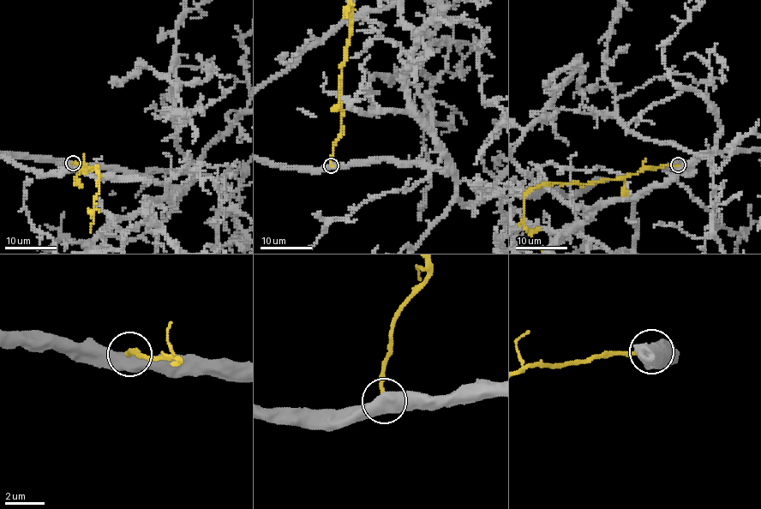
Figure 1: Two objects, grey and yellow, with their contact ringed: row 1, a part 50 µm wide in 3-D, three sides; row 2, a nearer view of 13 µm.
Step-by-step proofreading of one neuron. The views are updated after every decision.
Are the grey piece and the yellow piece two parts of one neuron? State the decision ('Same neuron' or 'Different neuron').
Different neuron

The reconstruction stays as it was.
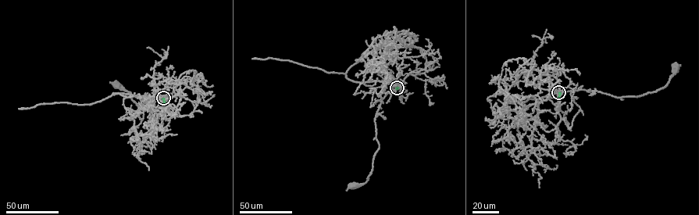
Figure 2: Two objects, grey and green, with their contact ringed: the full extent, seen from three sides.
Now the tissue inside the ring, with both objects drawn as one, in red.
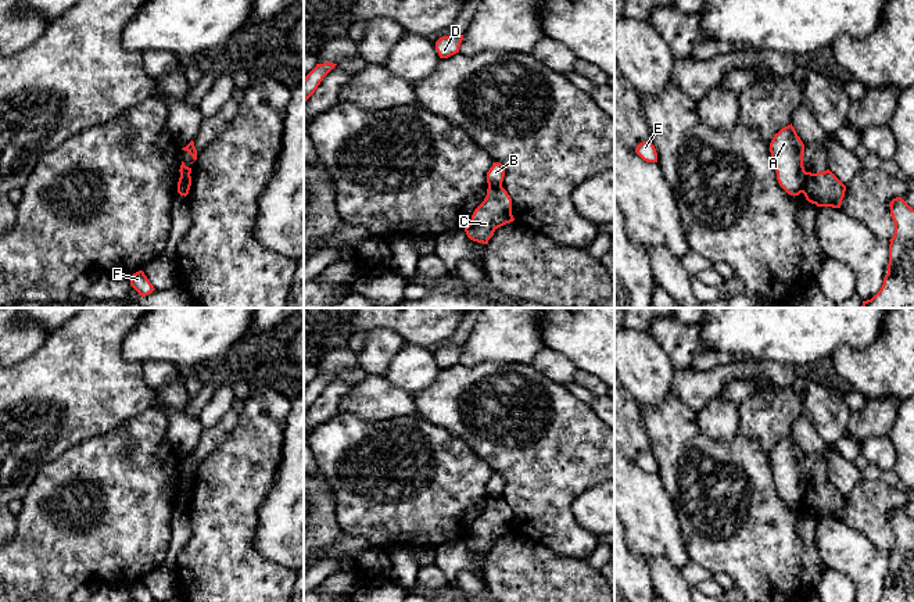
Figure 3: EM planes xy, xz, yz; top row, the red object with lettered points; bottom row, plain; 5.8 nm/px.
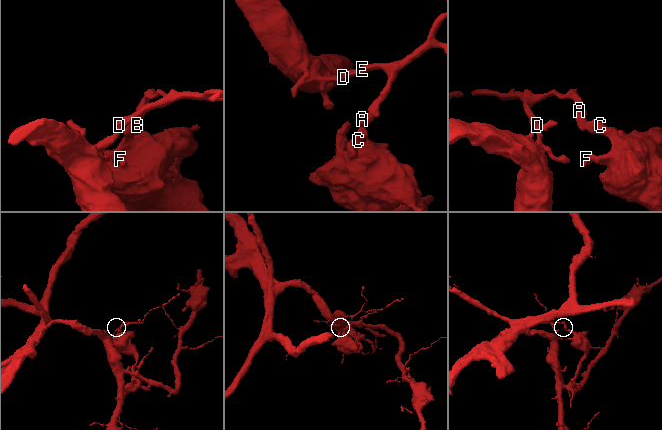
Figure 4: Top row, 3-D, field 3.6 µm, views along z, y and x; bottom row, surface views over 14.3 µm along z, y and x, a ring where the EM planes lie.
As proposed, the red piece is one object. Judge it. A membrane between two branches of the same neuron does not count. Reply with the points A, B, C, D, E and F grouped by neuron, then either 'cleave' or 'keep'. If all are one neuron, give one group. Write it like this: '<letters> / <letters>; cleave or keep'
A B D E / C F; cleave

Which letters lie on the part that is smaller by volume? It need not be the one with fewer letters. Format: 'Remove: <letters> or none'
Remove: C, F

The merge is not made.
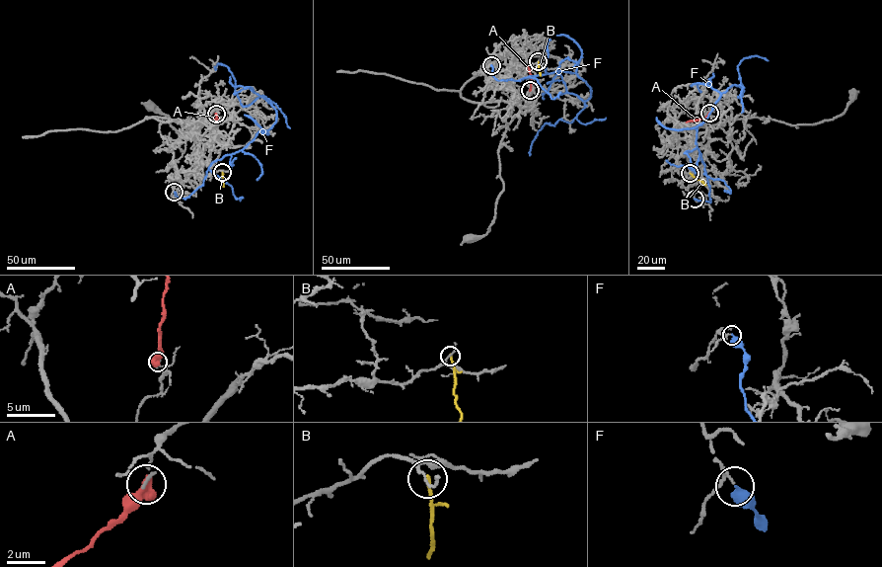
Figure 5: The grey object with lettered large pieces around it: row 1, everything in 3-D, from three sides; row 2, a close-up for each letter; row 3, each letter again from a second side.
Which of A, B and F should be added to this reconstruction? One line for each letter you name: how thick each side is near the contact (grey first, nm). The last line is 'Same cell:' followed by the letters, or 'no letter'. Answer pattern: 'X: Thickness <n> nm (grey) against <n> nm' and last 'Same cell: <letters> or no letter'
Same cell: no letter

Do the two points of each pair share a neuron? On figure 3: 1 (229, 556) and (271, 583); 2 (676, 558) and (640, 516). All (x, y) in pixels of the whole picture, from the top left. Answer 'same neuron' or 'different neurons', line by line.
1: same neuron
2: same neuron

